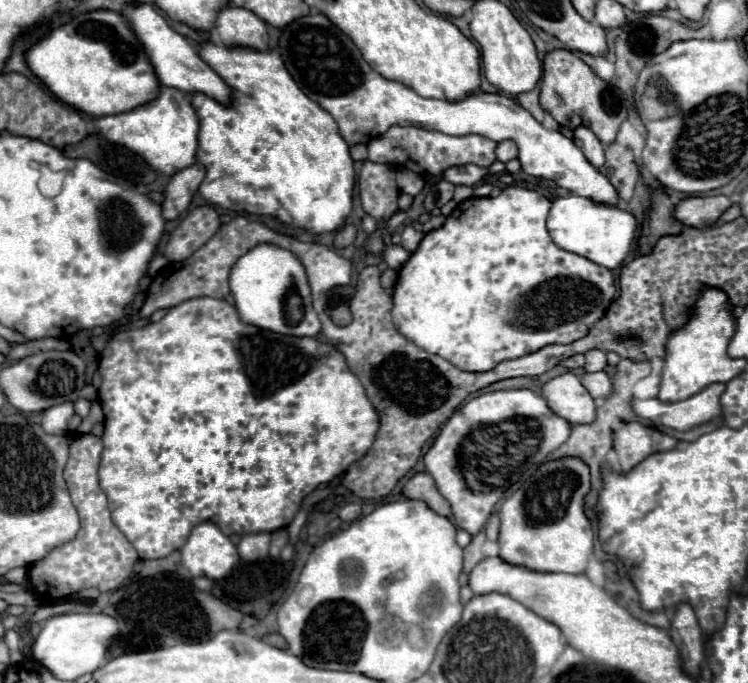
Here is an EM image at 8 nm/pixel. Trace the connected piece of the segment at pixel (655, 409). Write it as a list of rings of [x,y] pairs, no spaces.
[[[710,384],[692,398],[680,402],[660,402],[658,398],[632,400],[632,410],[638,418],[660,422],[674,430],[690,430],[720,414],[720,394],[724,388],[726,384]]]

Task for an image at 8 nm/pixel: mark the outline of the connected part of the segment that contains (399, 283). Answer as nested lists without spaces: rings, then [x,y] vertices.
[[[508,186],[496,198],[468,198],[468,200],[460,202],[440,228],[428,232],[422,238],[420,246],[410,254],[408,262],[400,268],[398,280],[396,280],[396,286],[392,292],[392,304],[394,304],[392,306],[392,324],[396,326],[396,330],[400,334],[404,334],[404,338],[414,342],[418,348],[438,354],[444,360],[452,362],[456,368],[468,370],[468,372],[488,372],[504,360],[532,354],[548,344],[570,344],[578,338],[584,338],[588,334],[588,328],[604,316],[604,312],[608,310],[608,306],[616,294],[614,276],[608,268],[598,266],[598,264],[590,262],[588,258],[582,258],[578,254],[558,248],[546,230],[548,210],[550,210],[550,200],[544,194],[540,194],[536,190],[520,188],[520,186]]]

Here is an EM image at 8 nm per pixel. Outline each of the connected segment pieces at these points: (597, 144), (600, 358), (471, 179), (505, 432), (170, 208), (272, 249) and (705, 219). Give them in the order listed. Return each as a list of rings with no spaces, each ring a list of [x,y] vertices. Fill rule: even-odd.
[[[580,126],[574,130],[574,142],[576,146],[584,152],[584,156],[588,158],[588,162],[596,168],[602,168],[606,158],[604,158],[604,144],[594,136],[592,130]]]
[[[602,350],[586,352],[586,364],[584,364],[586,372],[598,372],[598,370],[604,370],[604,366],[606,366],[606,354]]]
[[[464,164],[464,166],[452,166],[444,172],[444,178],[452,184],[464,184],[464,186],[476,186],[488,176],[486,166],[476,164]]]
[[[498,390],[486,392],[472,400],[468,400],[462,408],[458,408],[446,426],[440,430],[432,448],[424,454],[424,464],[430,476],[434,478],[440,494],[450,502],[452,514],[456,518],[456,526],[470,532],[472,536],[480,532],[492,514],[496,502],[506,494],[506,490],[520,480],[524,470],[530,464],[540,464],[544,458],[556,450],[562,442],[568,440],[572,426],[556,416],[546,400],[532,390]]]
[[[198,164],[188,166],[186,172],[180,170],[180,174],[174,174],[164,190],[162,216],[166,220],[180,218],[180,214],[186,212],[186,208],[202,180],[204,180],[204,166],[198,166]]]
[[[258,244],[234,264],[230,274],[230,288],[236,300],[236,310],[240,318],[248,324],[272,330],[276,334],[292,336],[316,336],[320,332],[320,320],[312,308],[310,286],[306,280],[304,266],[288,250],[282,250],[272,244]],[[292,292],[300,298],[300,320],[292,320],[288,314],[288,298]]]
[[[688,196],[688,198],[680,200],[674,216],[684,226],[706,228],[712,222],[716,222],[720,218],[720,214],[730,206],[732,206],[732,202],[728,196]]]

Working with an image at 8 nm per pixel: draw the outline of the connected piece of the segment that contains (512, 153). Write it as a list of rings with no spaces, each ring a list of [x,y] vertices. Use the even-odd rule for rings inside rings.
[[[504,140],[504,142],[500,142],[500,144],[496,146],[496,158],[498,158],[500,162],[512,160],[512,158],[516,158],[516,154],[518,154],[518,150],[516,150],[516,144],[514,144],[512,140]]]

